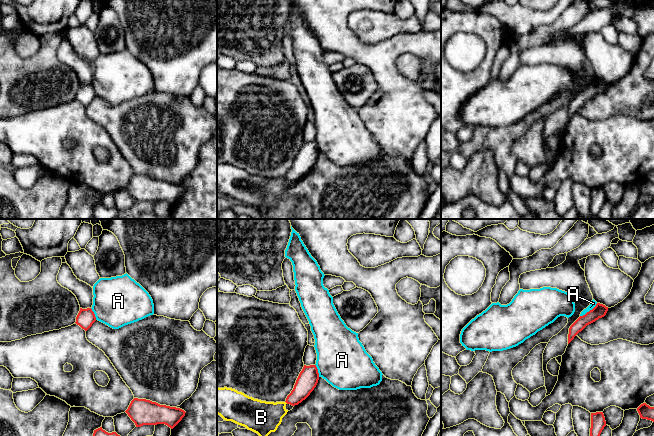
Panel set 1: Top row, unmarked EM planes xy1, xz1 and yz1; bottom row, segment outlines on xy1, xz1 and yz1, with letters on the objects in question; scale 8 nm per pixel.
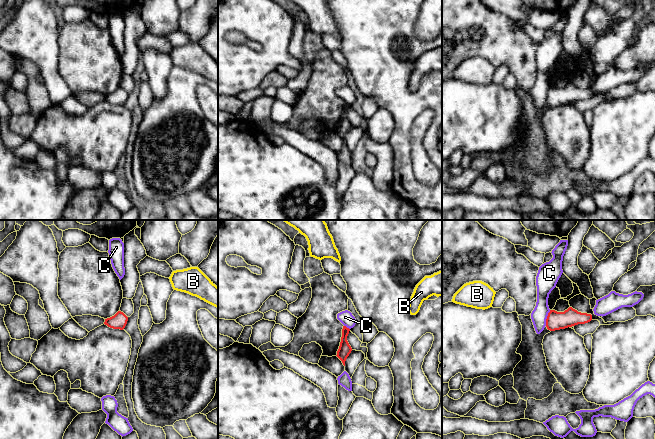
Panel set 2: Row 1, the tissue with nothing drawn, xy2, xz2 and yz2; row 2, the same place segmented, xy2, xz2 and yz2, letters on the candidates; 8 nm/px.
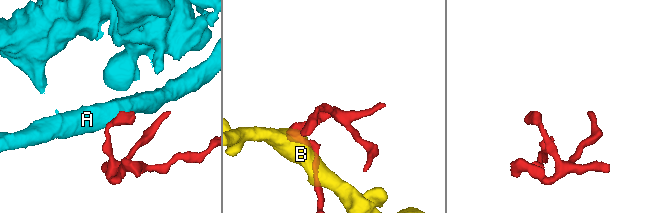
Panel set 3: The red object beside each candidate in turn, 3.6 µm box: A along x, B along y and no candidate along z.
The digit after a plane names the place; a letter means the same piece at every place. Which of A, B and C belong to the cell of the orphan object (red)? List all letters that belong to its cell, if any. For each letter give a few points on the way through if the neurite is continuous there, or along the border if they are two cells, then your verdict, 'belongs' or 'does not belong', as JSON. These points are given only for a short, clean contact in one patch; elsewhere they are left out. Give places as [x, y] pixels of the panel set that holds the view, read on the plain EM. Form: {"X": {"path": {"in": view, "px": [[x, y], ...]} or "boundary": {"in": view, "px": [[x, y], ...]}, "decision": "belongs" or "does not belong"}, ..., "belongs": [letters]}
{"A": {"boundary": {"in": "yz1", "px": [[597, 79], [580, 92]]}, "decision": "does not belong"}, "B": {"boundary": {"in": "xz1", "px": [[285, 177], [287, 179]]}, "decision": "does not belong"}, "C": {"decision": "belongs"}, "belongs": ["C"]}

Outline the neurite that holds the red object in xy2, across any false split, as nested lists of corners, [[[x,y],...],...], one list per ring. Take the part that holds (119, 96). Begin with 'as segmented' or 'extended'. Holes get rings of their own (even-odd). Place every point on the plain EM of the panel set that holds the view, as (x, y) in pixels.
as segmented; [[[118,87],[114,92],[105,95],[104,100],[113,105],[123,106],[127,100],[128,93],[121,87]]]

